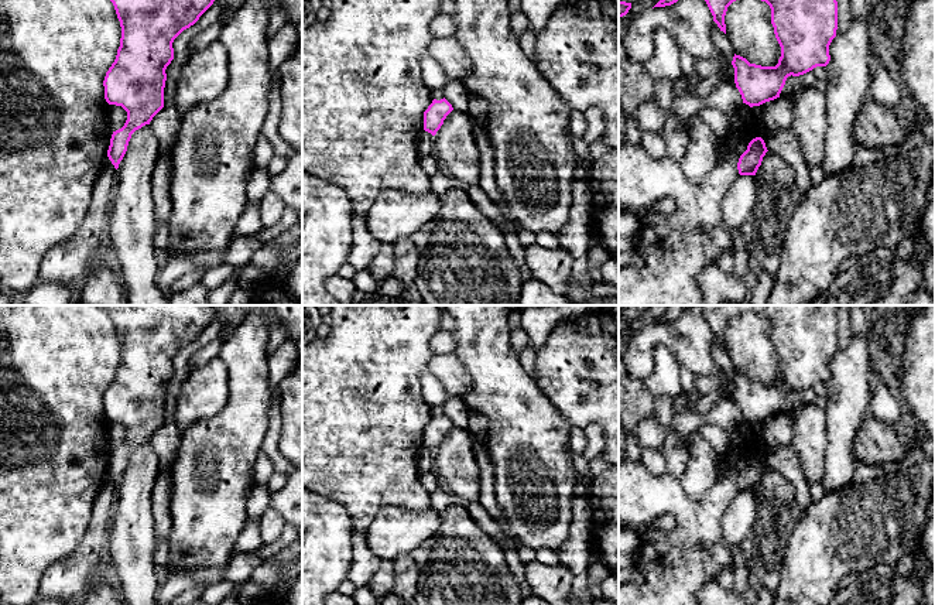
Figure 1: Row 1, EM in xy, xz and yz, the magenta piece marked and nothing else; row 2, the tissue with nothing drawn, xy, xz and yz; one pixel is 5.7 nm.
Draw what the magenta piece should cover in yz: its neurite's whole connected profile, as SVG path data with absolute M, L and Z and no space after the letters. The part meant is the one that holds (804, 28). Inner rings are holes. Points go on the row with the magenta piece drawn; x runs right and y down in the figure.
M761 0L771 8L771 24L781 47L775 66L733 57L734 83L743 103L760 106L780 98L788 76L799 76L830 61L829 45L838 30L836 0Z

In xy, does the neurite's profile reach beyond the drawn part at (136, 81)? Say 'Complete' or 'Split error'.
Complete

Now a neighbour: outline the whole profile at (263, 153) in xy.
M263 134L258 137L254 150L254 167L267 168L270 160L274 157L274 150L268 139Z

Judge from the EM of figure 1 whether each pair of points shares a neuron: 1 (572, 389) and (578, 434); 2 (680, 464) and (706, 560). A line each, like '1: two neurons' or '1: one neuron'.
1: two neurons
2: two neurons

